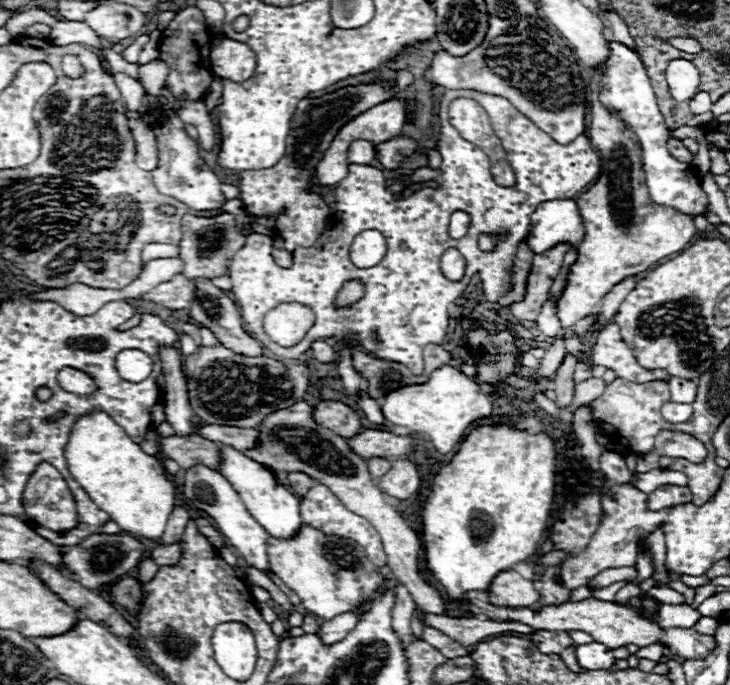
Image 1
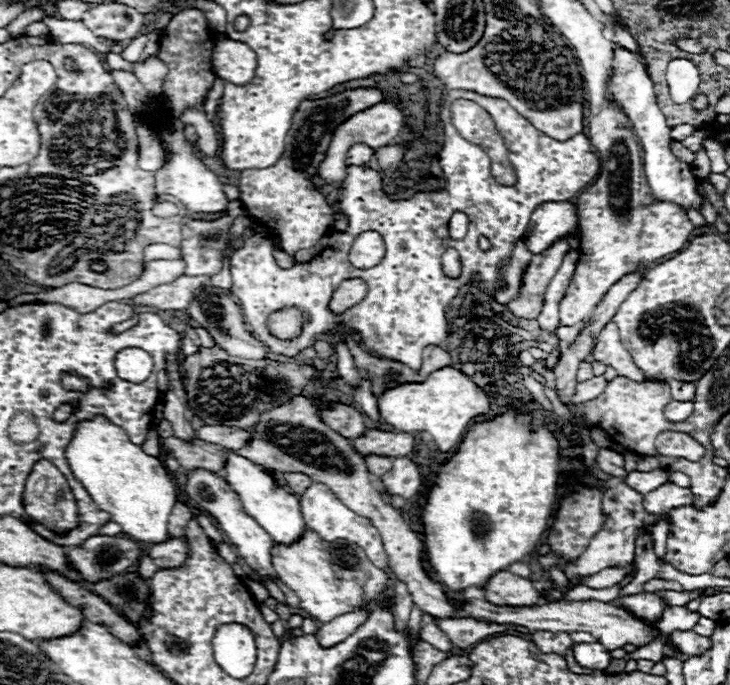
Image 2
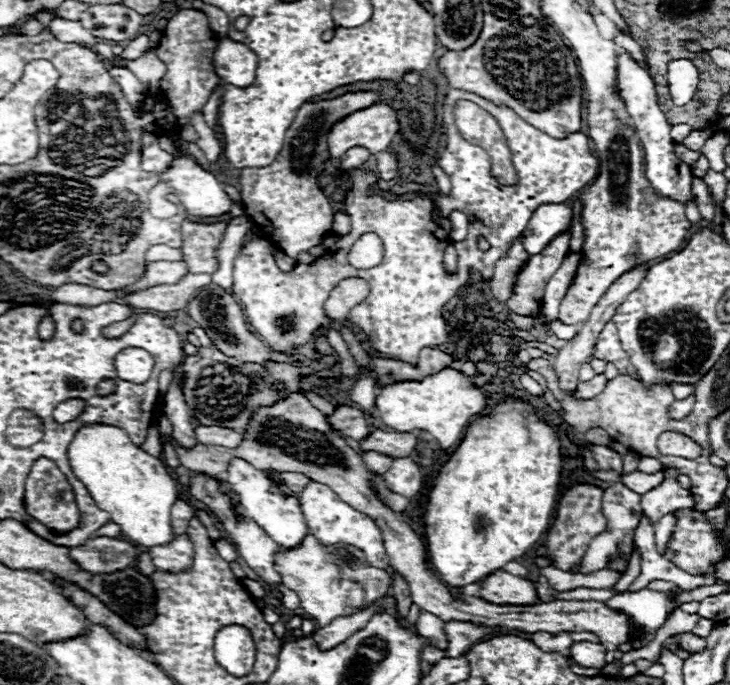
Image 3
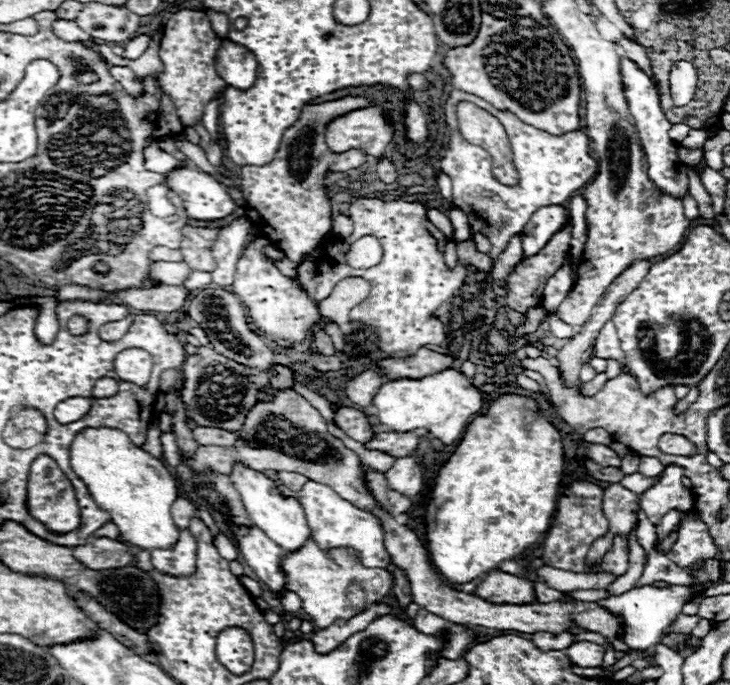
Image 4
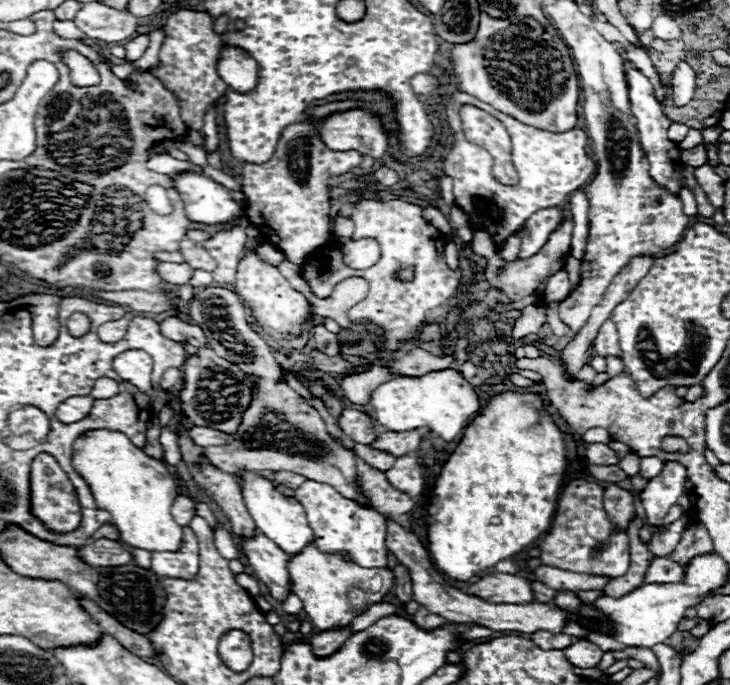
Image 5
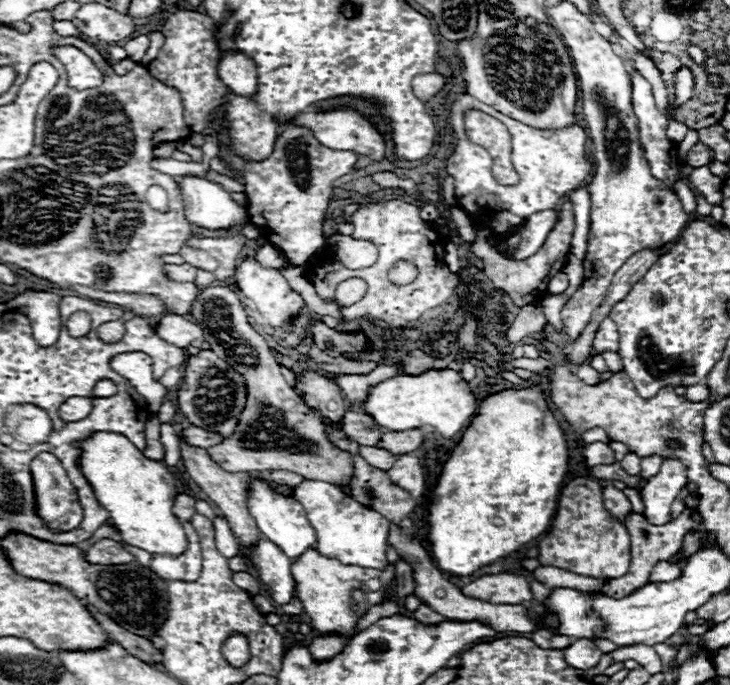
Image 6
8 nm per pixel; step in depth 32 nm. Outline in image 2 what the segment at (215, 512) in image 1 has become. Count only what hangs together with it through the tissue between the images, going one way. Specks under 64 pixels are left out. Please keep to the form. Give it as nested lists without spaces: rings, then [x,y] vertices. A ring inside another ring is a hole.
[[[196,468],[196,470],[188,472],[186,478],[188,478],[188,480],[186,480],[186,488],[184,488],[184,490],[186,490],[188,498],[194,502],[196,508],[202,508],[202,510],[206,510],[210,516],[216,518],[218,528],[226,534],[228,542],[238,548],[238,554],[246,560],[246,564],[248,564],[252,570],[260,572],[262,576],[276,578],[276,572],[274,572],[274,568],[272,568],[272,558],[270,558],[272,538],[264,532],[264,528],[260,528],[260,526],[256,524],[256,520],[252,520],[252,518],[244,512],[244,506],[242,506],[238,494],[230,488],[230,484],[228,484],[222,476],[210,472],[210,470],[204,470],[204,468]]]

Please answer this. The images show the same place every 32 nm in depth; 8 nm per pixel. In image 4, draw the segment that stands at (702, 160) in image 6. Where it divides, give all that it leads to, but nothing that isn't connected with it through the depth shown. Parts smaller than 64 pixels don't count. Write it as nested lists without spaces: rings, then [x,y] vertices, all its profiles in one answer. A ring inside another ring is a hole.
[[[676,146],[676,152],[678,152],[678,158],[688,164],[688,166],[694,166],[702,160],[702,150],[688,150],[688,148],[682,148],[682,146]]]

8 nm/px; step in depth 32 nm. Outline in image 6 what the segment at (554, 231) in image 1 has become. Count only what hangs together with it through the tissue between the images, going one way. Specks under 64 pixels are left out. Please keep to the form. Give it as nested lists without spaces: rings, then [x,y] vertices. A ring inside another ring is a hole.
[[[554,208],[532,214],[520,228],[520,246],[518,252],[514,254],[514,260],[524,260],[536,254],[546,242],[546,236],[552,232],[556,222],[558,222],[558,210]]]

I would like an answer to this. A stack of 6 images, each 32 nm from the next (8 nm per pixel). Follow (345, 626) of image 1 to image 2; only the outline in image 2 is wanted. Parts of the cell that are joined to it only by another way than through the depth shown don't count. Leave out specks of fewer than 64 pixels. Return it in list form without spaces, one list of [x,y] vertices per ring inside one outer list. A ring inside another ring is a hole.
[[[360,610],[360,612],[350,612],[350,614],[344,614],[344,616],[338,616],[336,620],[330,620],[328,624],[322,624],[322,626],[318,628],[318,632],[316,632],[318,642],[320,642],[322,646],[330,648],[332,644],[346,640],[346,636],[348,636],[350,632],[354,632],[354,630],[366,620],[366,614],[368,614],[368,612],[364,612],[364,610]]]

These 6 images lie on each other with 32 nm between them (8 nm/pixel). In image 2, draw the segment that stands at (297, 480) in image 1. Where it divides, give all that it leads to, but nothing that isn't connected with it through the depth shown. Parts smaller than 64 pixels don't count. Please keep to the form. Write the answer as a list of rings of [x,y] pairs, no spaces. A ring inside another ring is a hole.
[[[288,472],[288,474],[284,474],[284,476],[286,476],[288,486],[292,488],[294,494],[304,494],[306,488],[308,488],[310,484],[314,484],[306,474],[300,474],[300,472]]]

